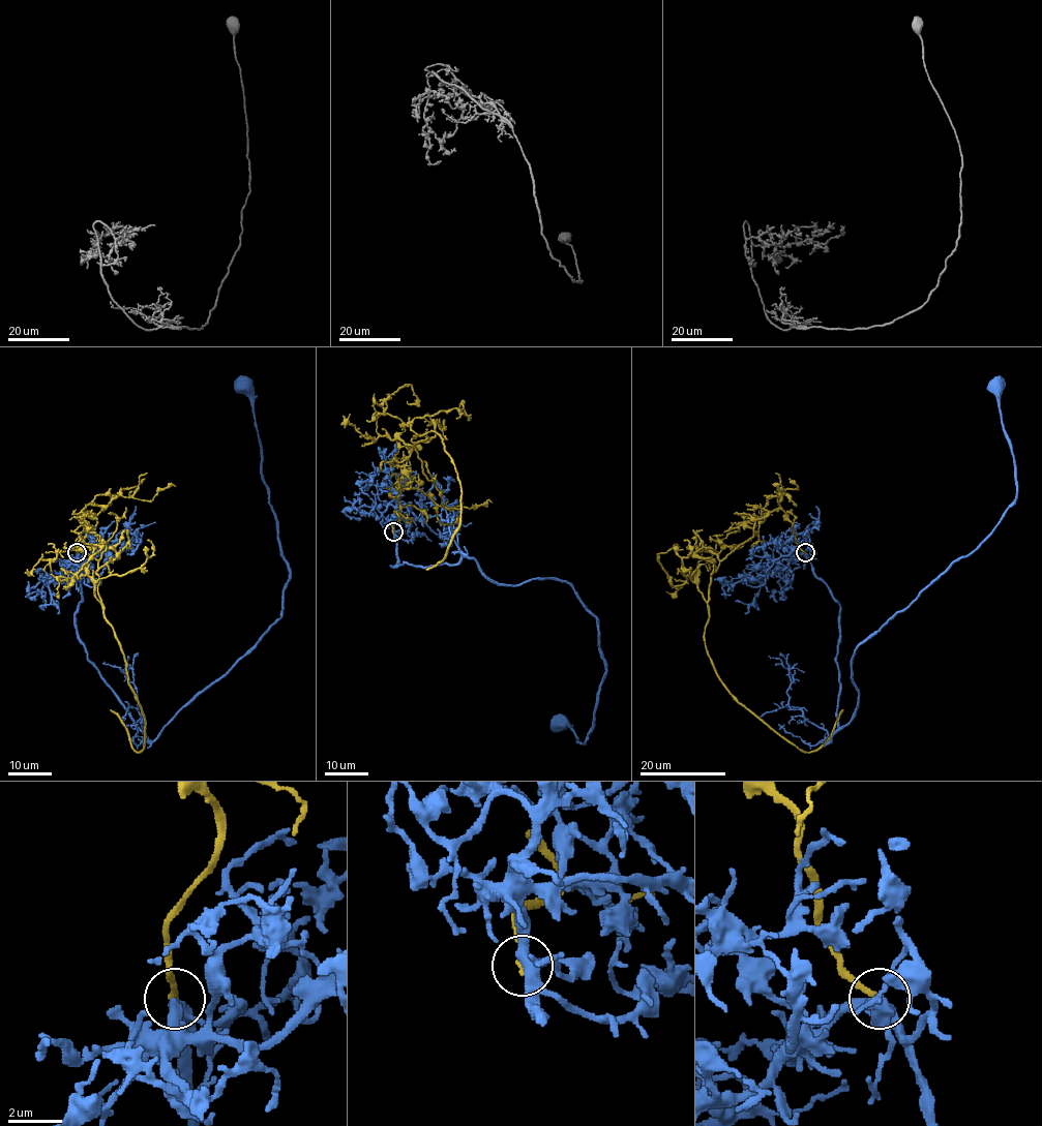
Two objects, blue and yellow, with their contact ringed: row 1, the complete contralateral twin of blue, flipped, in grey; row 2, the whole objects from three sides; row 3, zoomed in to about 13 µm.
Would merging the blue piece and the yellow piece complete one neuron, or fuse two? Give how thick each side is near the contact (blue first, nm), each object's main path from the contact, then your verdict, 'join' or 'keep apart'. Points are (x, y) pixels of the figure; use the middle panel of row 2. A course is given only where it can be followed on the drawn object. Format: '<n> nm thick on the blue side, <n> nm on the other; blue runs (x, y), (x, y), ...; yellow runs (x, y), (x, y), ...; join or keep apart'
320 nm thick on the blue side, 240 nm on the other; blue runs (393, 533), (391, 567), (470, 556), (500, 583), (573, 588), (597, 619), (605, 676), (584, 743), (559, 722); yellow runs (393, 533), (400, 469), (391, 464), (415, 435), (438, 433), (462, 488), (459, 524), (425, 569); keep apart

